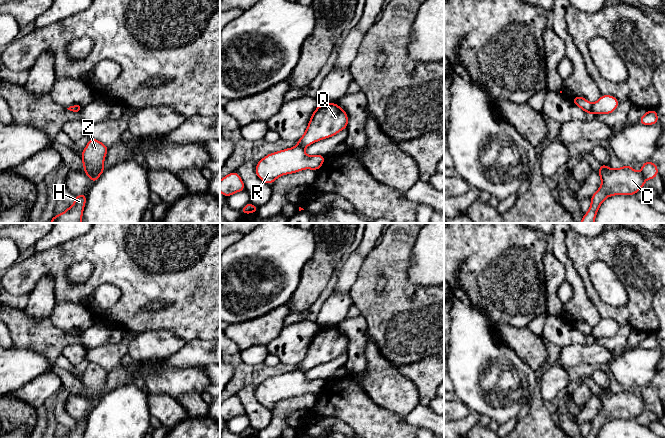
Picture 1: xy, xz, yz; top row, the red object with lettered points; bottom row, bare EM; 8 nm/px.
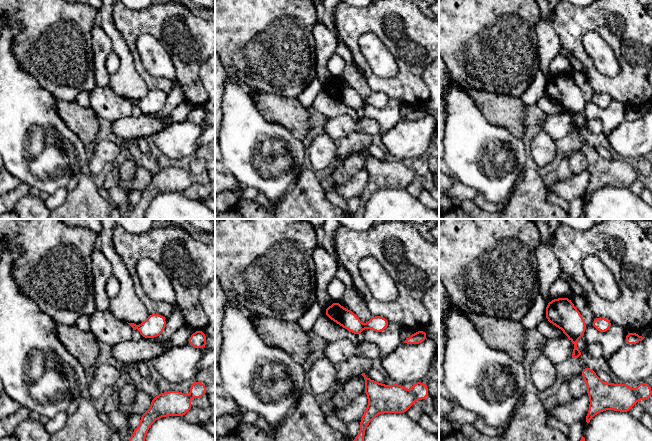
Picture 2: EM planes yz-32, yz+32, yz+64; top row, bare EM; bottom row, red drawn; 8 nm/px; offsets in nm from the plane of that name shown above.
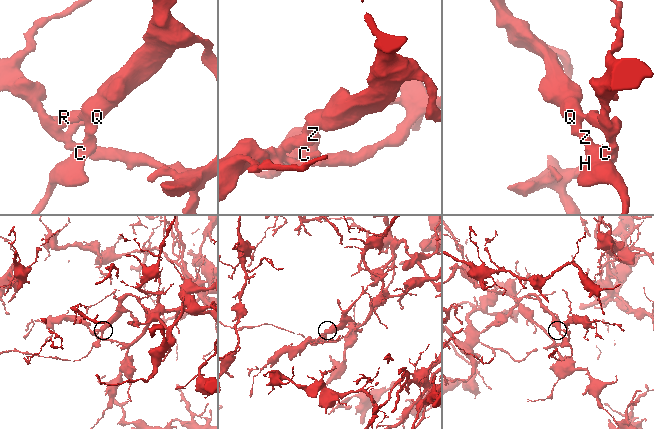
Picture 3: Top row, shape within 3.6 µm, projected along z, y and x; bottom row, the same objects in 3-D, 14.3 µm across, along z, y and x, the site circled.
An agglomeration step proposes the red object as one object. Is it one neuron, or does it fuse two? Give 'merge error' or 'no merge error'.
merge error

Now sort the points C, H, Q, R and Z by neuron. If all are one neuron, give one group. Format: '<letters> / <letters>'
C H Q Z / R

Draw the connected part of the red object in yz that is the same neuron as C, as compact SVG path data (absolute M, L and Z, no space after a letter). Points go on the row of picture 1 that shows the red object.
M601 163L598 174L601 177L600 188L590 197L591 204L588 212L583 215L580 223L594 223L595 217L603 201L614 195L636 195L645 185L645 178L636 172L632 166L625 165L619 169L606 167Z

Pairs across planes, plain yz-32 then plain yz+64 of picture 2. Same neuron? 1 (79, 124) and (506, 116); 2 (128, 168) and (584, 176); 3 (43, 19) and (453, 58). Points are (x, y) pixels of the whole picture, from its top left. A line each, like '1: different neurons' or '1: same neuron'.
1: same neuron
2: different neurons
3: same neuron

